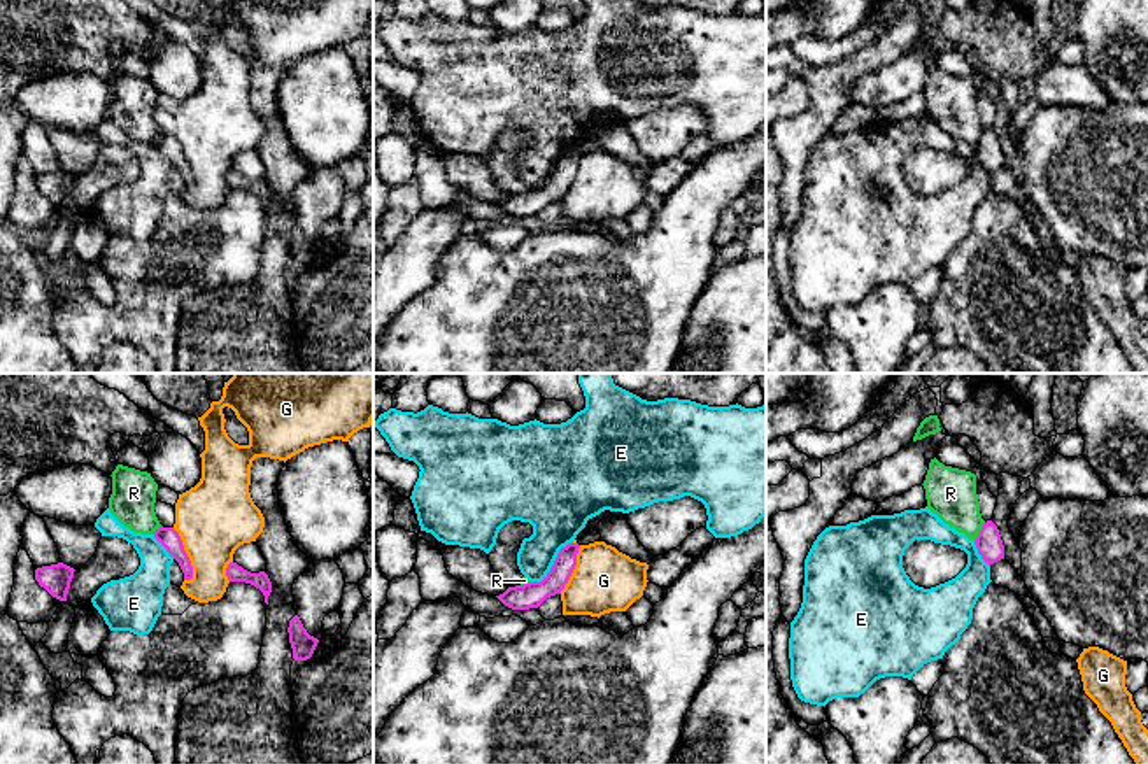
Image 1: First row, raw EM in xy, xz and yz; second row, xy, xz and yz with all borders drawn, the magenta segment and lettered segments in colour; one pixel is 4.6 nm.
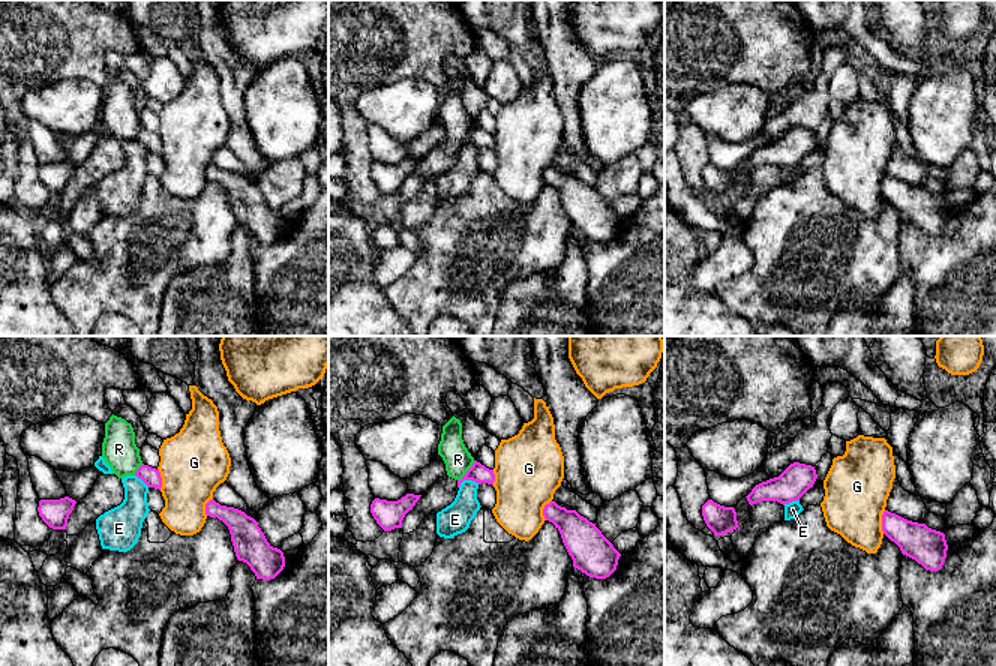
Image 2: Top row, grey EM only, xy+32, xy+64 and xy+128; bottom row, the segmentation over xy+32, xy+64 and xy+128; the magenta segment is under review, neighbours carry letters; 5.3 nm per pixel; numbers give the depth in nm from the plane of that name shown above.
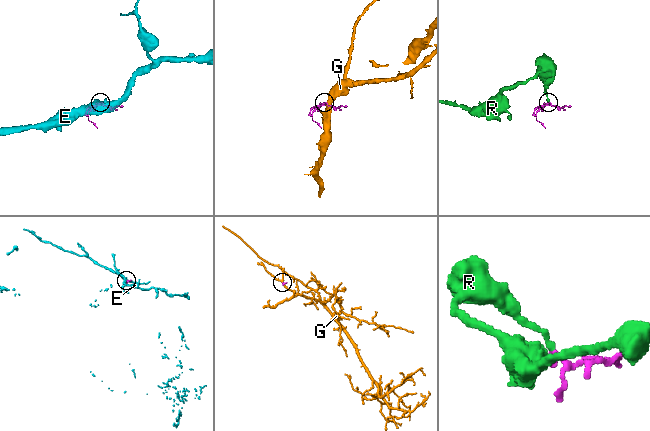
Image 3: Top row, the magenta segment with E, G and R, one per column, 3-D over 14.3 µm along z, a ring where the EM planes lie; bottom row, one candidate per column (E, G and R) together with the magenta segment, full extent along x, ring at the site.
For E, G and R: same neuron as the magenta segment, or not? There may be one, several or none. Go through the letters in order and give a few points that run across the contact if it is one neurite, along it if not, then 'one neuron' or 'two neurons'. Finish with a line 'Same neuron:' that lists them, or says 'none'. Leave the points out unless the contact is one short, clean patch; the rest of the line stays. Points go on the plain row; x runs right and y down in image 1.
E: two neurons
G: two neurons
R: line yz (984, 128), (975, 149); two neurons
Same neuron: none

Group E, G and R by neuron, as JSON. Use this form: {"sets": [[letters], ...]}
{"sets": [["E"], ["G"], ["R"]]}

